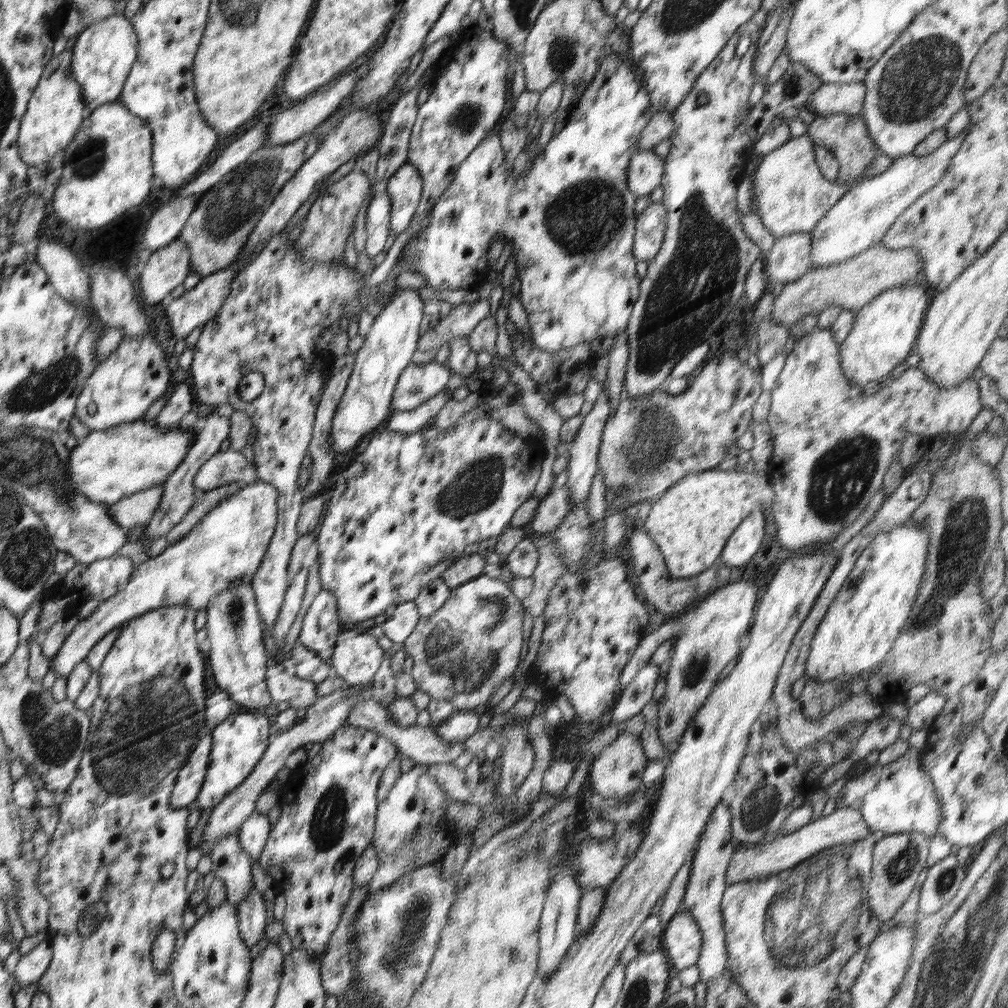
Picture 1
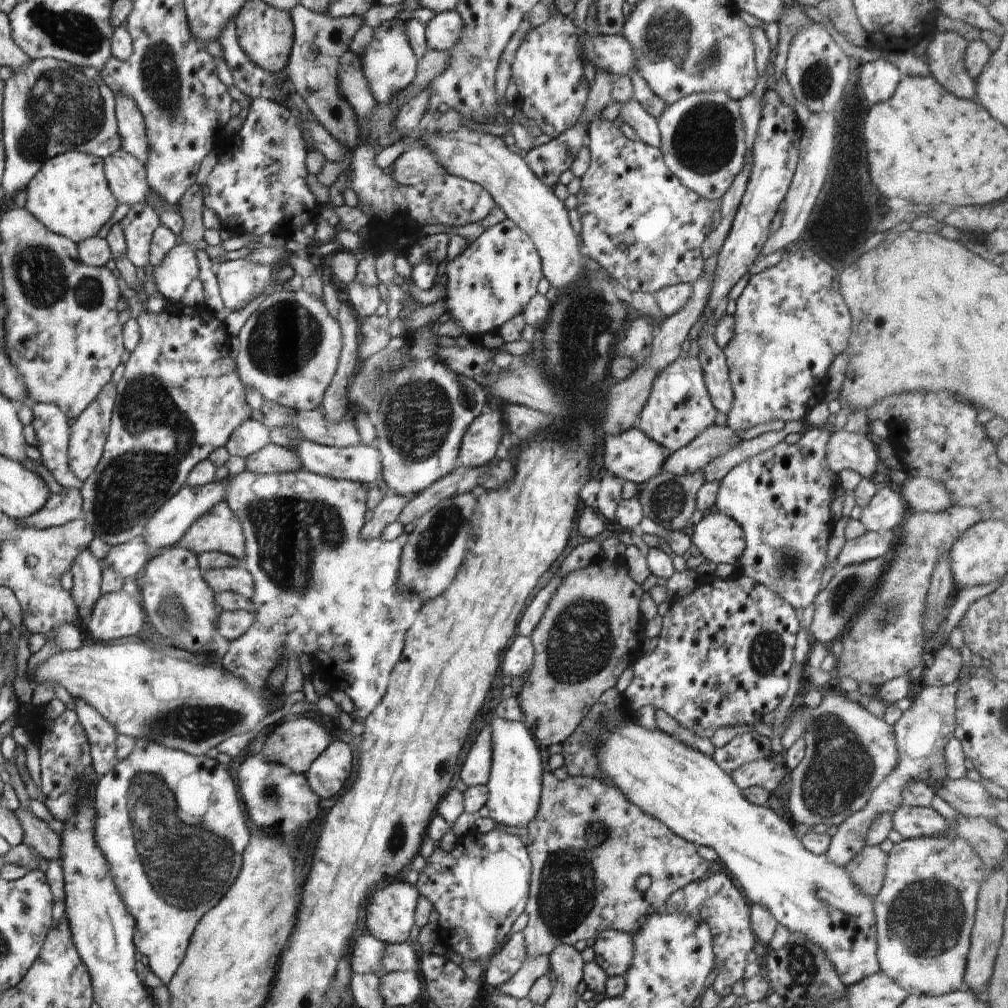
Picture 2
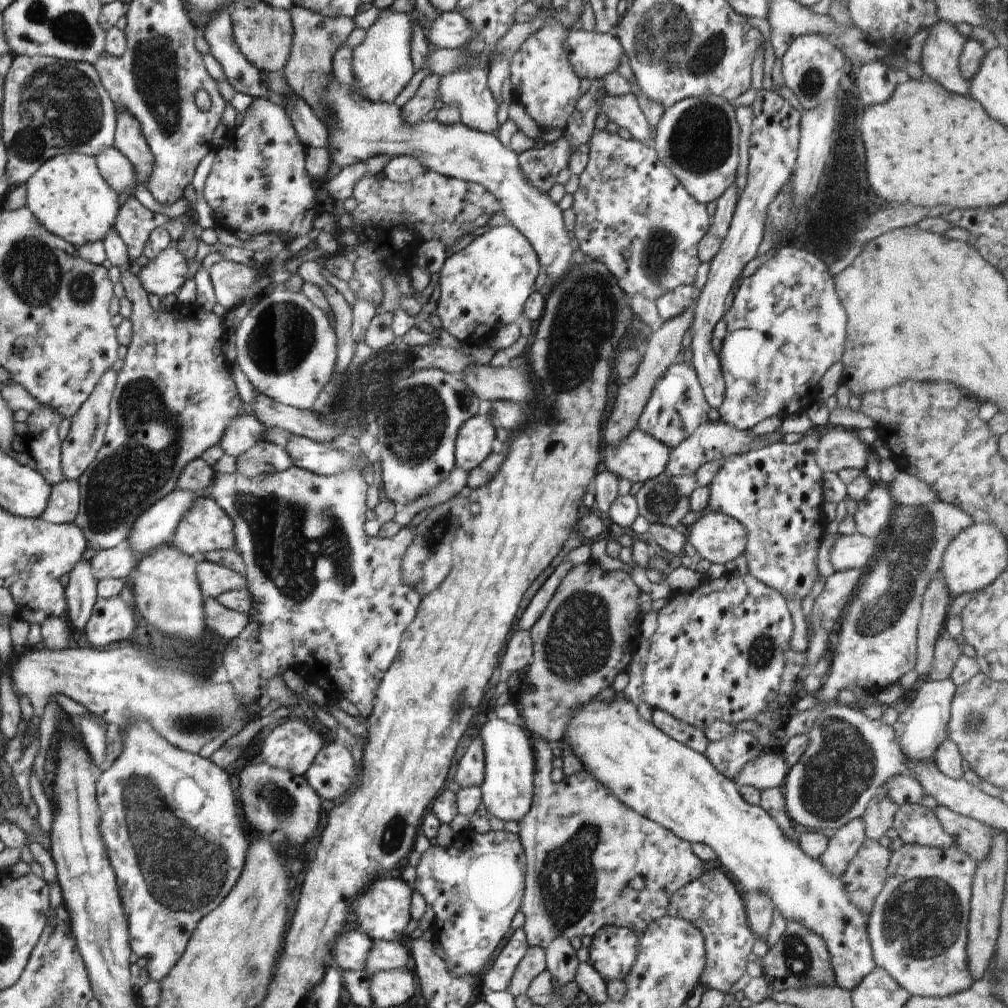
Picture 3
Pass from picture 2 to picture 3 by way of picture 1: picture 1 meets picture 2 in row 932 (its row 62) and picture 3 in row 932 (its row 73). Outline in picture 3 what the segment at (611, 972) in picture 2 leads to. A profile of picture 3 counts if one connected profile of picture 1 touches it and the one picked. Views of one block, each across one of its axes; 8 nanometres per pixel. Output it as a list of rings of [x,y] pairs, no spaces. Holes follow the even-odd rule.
[[[602,926],[594,936],[589,946],[589,958],[587,963],[594,968],[608,983],[611,980],[625,981],[634,966],[638,956],[639,933],[626,926]]]

